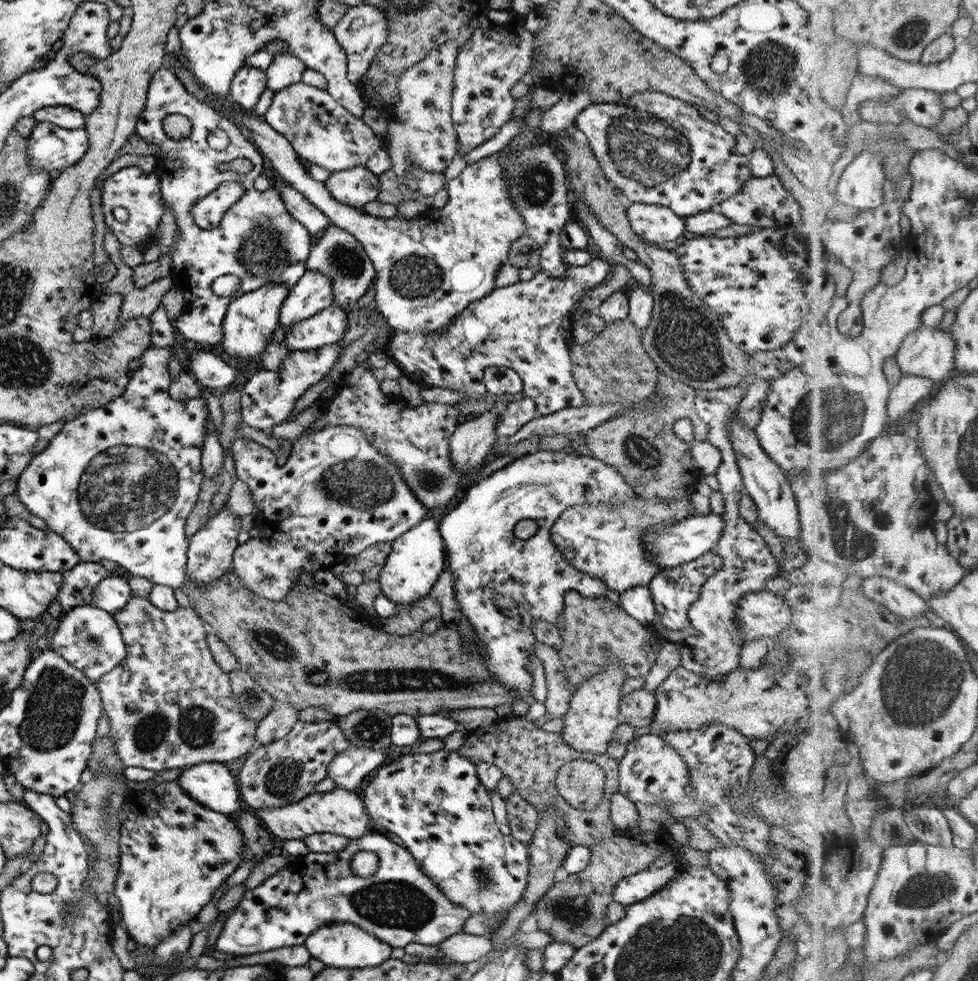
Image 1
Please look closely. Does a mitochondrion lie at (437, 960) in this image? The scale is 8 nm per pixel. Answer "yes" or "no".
no

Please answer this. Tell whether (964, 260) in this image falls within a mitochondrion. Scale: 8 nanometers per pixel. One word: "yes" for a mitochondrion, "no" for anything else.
no

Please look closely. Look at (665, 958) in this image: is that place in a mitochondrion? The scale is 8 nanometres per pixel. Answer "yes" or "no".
yes

